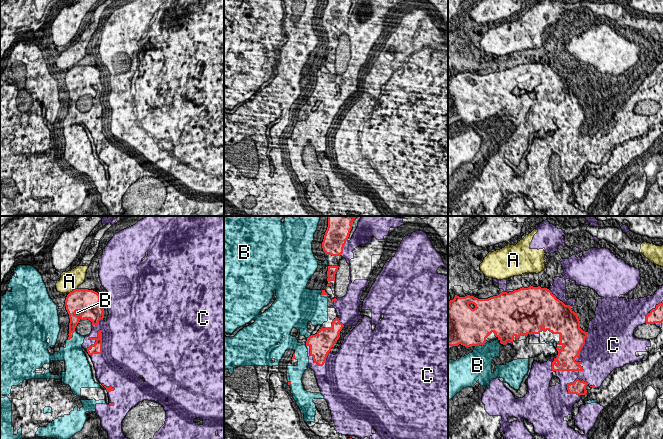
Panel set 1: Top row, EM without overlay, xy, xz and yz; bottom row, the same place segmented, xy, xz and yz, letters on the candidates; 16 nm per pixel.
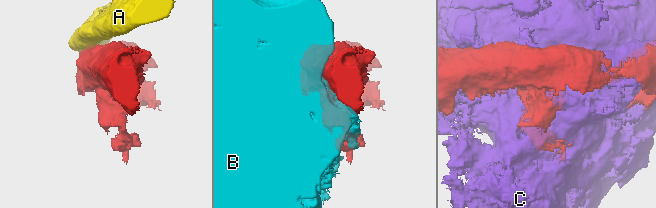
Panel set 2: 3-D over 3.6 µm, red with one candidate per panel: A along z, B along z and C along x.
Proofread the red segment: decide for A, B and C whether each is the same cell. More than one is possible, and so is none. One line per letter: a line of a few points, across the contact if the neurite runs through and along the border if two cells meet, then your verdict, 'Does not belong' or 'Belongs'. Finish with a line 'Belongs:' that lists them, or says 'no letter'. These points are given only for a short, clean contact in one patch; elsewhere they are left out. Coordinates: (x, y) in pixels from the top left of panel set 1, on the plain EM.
A: Line: xy (76, 64), (69, 69). Does not belong
B: Does not belong
C: Does not belong
Belongs: no letter

